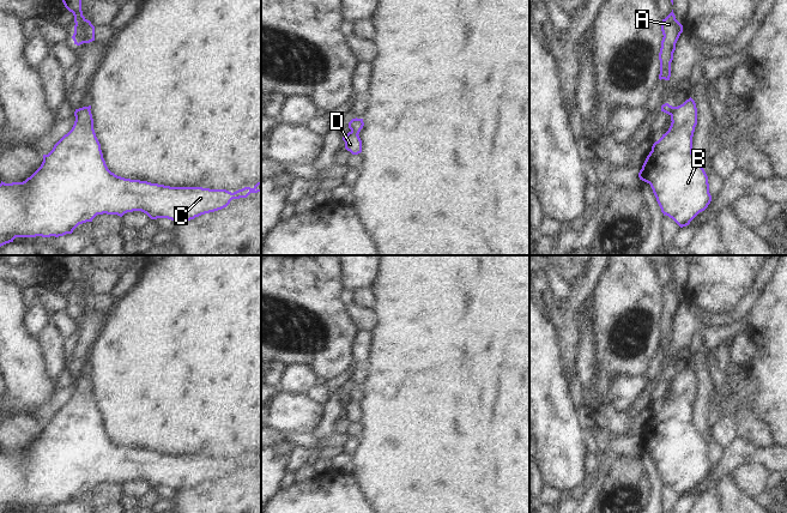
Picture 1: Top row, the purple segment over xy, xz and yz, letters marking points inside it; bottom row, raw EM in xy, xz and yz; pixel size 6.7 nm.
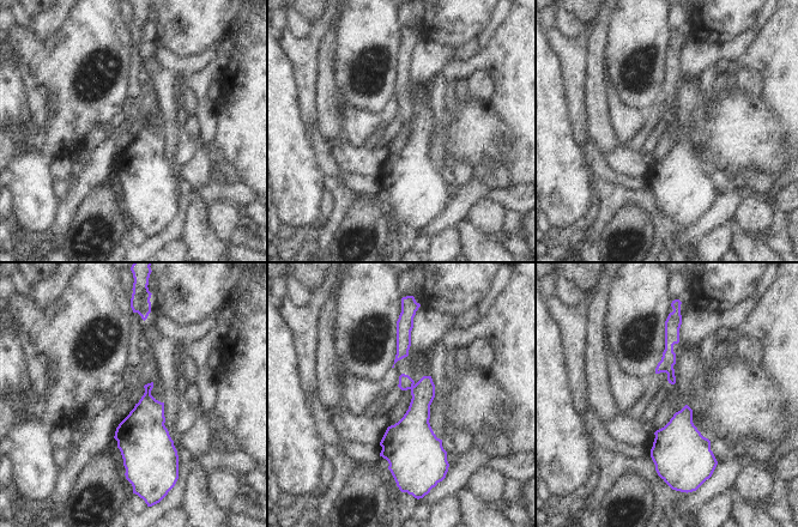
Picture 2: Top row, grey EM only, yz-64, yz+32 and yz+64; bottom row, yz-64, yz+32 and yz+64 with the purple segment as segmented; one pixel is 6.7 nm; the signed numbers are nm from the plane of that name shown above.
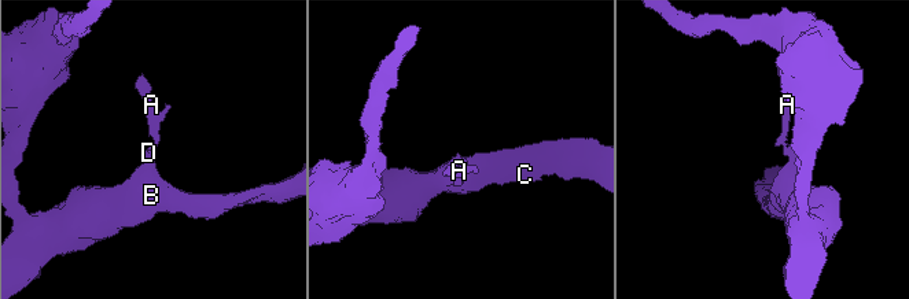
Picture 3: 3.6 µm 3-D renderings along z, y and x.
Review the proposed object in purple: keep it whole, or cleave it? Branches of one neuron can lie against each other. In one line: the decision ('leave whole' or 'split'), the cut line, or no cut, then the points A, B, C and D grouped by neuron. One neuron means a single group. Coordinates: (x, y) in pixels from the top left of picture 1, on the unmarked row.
split; cut in yz along (676, 375), (671, 384); A / B C D

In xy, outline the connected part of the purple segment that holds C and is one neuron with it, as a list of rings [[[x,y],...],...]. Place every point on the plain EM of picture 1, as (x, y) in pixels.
[[[87,375],[75,378],[72,398],[65,403],[48,423],[43,423],[41,435],[25,449],[0,452],[0,513],[13,511],[16,506],[50,506],[72,502],[83,491],[92,490],[97,483],[117,483],[141,479],[151,488],[168,487],[176,491],[190,489],[205,482],[226,476],[232,467],[247,466],[250,461],[261,460],[261,451],[253,457],[244,455],[234,461],[226,458],[202,455],[170,455],[147,449],[131,448],[111,441],[103,427],[101,412],[93,398],[93,387]]]

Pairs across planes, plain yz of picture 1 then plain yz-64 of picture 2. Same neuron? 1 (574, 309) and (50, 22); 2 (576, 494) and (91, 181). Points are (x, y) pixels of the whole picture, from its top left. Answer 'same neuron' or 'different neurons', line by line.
1: same neuron
2: same neuron

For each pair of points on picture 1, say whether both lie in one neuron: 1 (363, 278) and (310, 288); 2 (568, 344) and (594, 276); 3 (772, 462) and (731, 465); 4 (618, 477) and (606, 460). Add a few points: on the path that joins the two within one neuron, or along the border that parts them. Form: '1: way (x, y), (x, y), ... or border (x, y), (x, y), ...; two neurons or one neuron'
1: border (339, 267), (340, 285), (343, 288); two neurons
2: way (568, 327), (568, 312), (581, 293); one neuron
3: way (762, 457), (740, 456); one neuron
4: border (615, 462), (599, 492); two neurons

